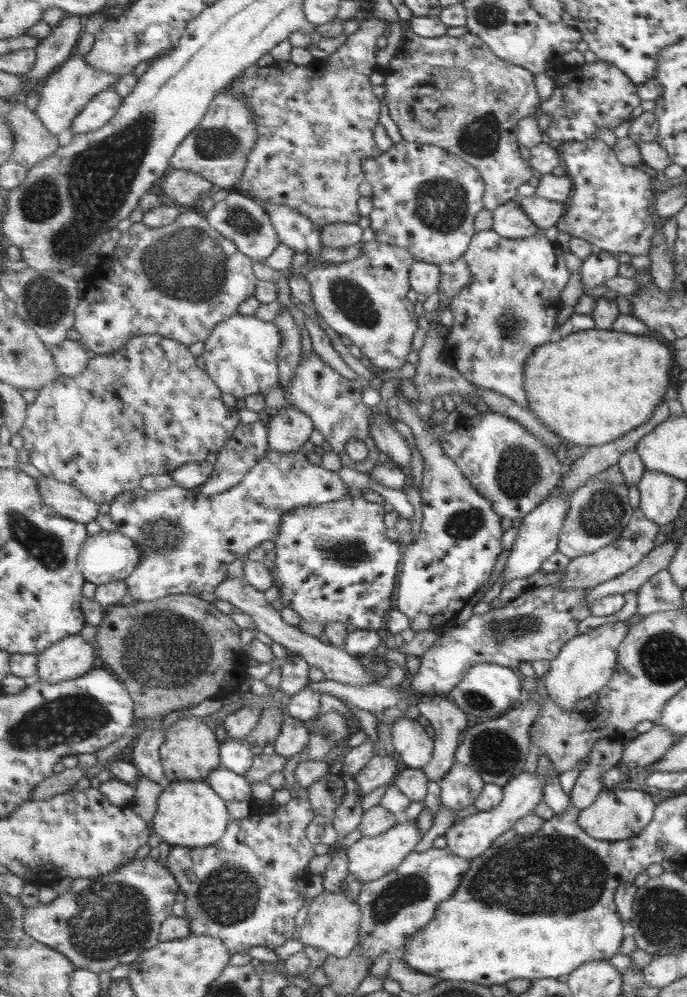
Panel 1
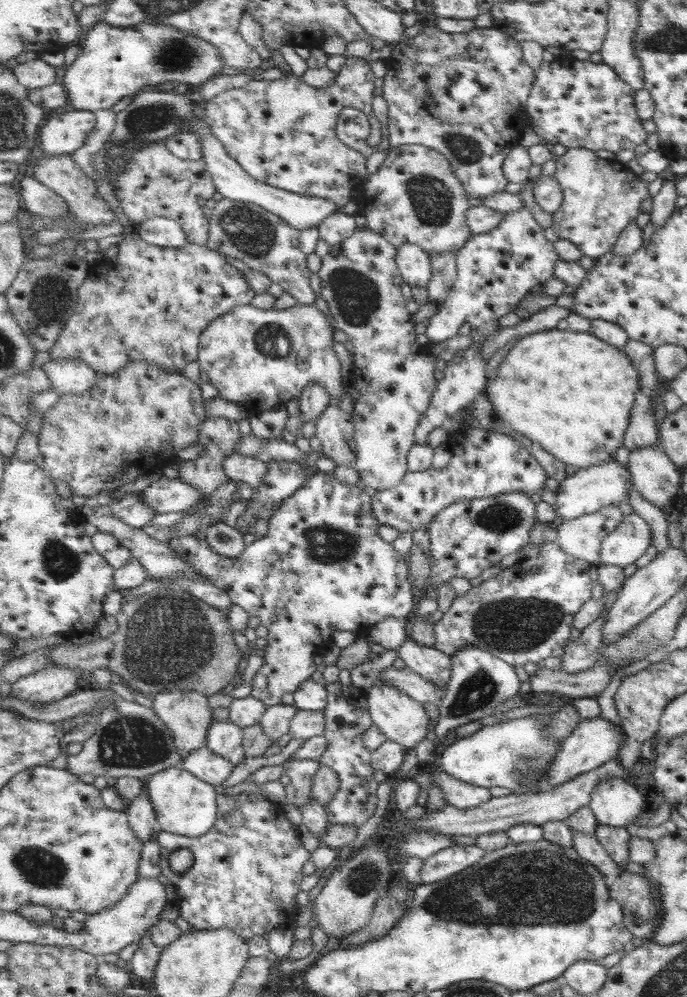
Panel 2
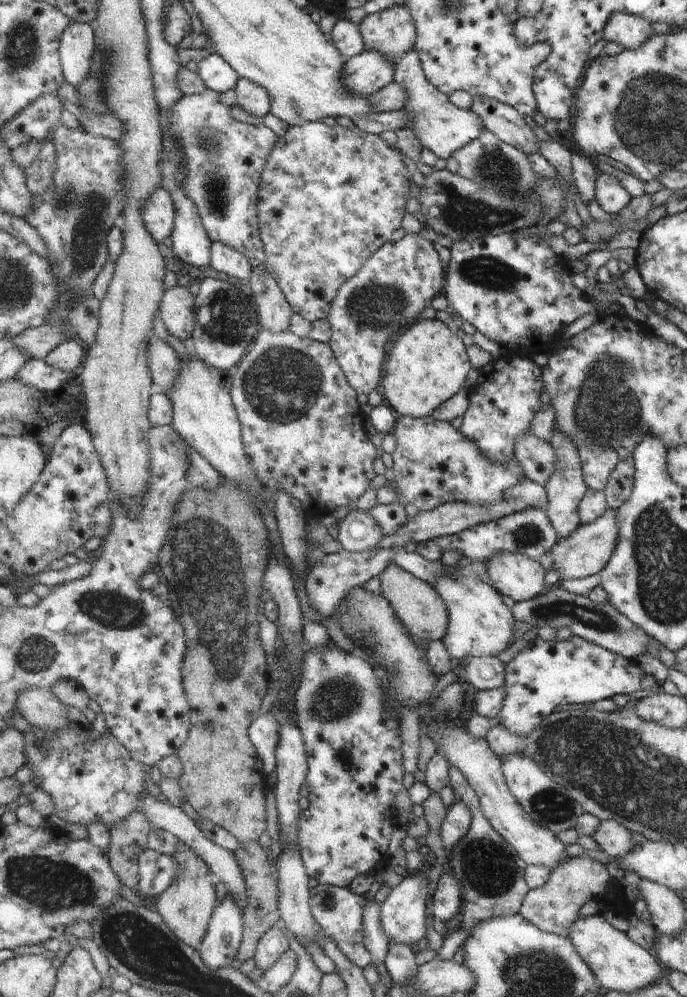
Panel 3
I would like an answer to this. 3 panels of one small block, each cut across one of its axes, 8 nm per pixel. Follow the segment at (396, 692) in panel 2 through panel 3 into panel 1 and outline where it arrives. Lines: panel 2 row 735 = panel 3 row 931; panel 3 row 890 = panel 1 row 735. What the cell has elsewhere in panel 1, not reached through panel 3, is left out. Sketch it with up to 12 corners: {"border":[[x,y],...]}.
{"border":[[405,712],[390,726],[395,752],[407,768],[424,769],[434,738]]}

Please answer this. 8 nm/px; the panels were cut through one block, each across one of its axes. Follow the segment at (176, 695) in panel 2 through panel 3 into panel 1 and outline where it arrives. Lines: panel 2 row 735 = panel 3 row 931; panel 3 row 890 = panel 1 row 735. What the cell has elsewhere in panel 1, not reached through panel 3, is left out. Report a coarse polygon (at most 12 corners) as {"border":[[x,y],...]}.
{"border":[[203,717],[166,730],[160,748],[167,782],[205,781],[224,766]]}

